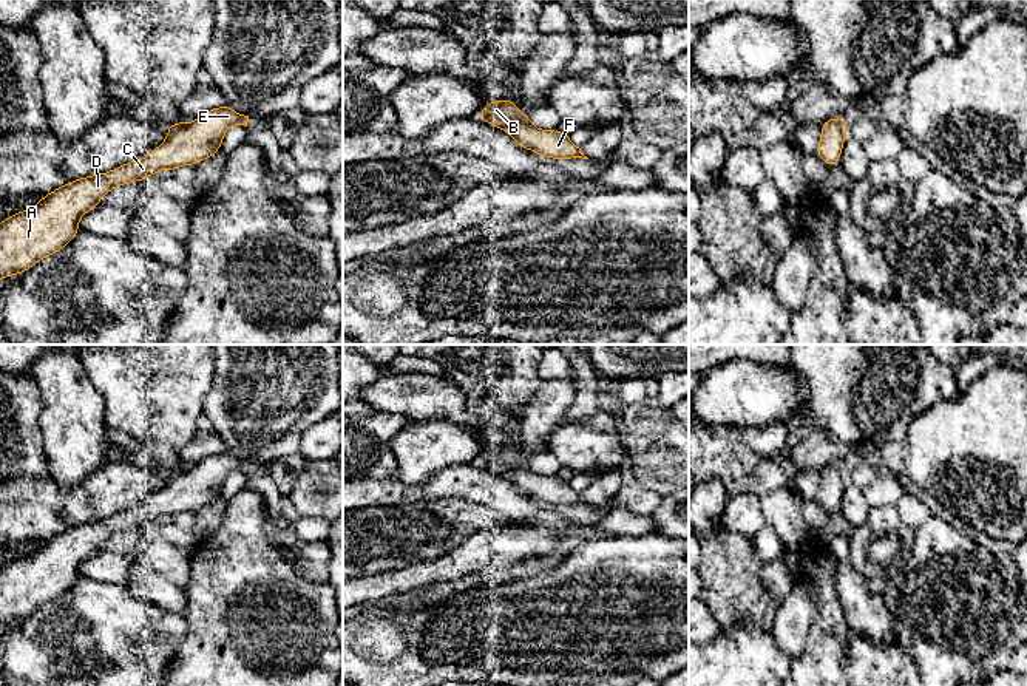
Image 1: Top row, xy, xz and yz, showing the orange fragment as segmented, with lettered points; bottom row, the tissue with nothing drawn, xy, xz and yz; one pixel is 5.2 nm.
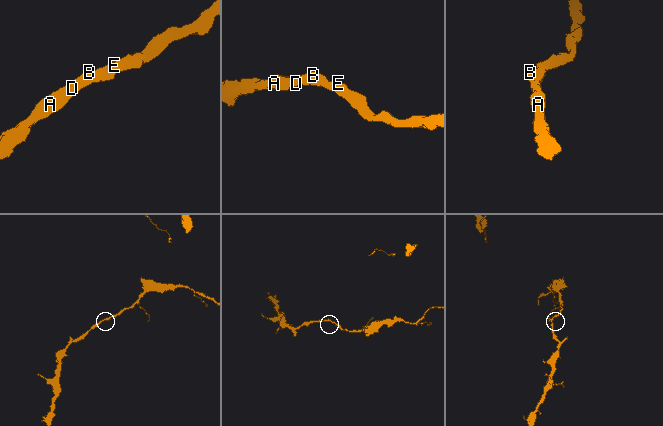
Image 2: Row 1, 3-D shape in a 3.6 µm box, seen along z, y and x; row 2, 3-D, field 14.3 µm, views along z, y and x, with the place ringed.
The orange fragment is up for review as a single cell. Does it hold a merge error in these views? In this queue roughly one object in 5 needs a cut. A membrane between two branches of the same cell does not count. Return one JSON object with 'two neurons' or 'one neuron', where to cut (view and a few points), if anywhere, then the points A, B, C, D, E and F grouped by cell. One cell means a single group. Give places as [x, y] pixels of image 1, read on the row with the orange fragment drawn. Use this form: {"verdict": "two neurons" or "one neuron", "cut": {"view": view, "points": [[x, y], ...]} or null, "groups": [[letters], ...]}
{"verdict": "one neuron", "cut": null, "groups": [["A", "B", "C", "D", "E", "F"]]}

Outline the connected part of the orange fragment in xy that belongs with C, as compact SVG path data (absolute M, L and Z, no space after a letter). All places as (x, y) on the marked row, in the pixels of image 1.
M224 105L201 114L195 122L170 124L165 141L148 156L130 161L107 173L74 179L28 210L0 222L0 280L28 272L40 260L68 246L79 232L79 219L99 207L113 188L153 176L159 170L198 165L221 147L232 125L246 125L249 116Z

